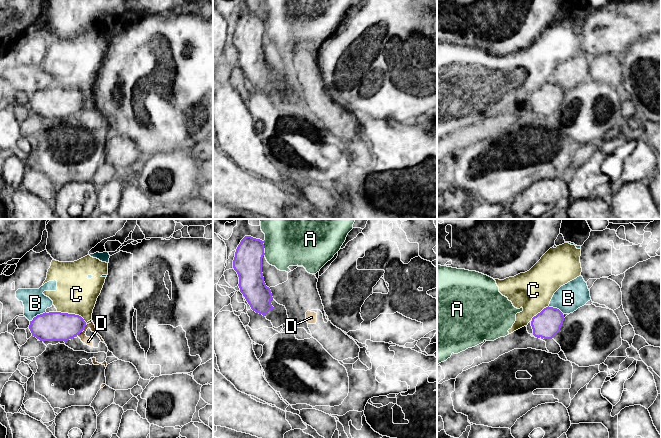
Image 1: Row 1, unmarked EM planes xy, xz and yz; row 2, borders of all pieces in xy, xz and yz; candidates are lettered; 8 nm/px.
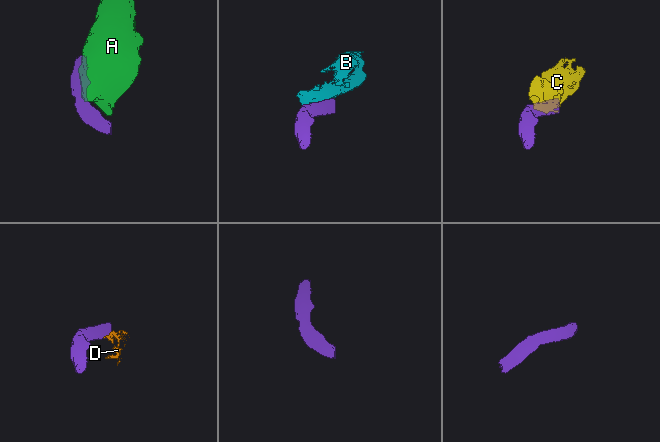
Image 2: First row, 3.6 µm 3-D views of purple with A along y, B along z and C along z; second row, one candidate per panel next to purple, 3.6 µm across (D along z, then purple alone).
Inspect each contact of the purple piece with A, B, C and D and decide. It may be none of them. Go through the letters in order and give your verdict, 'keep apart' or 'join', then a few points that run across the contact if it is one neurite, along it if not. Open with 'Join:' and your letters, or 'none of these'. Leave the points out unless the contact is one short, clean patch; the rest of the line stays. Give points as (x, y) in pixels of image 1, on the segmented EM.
Join: none of these
A: keep apart; line xz (264, 241), (263, 248)
B: keep apart; line xy (45, 311), (37, 314), (30, 321)
C: keep apart
D: keep apart; line xy (86, 325), (83, 329)

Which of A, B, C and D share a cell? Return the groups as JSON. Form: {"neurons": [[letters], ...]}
{"neurons": [["A", "C"], ["B"], ["D"]]}

